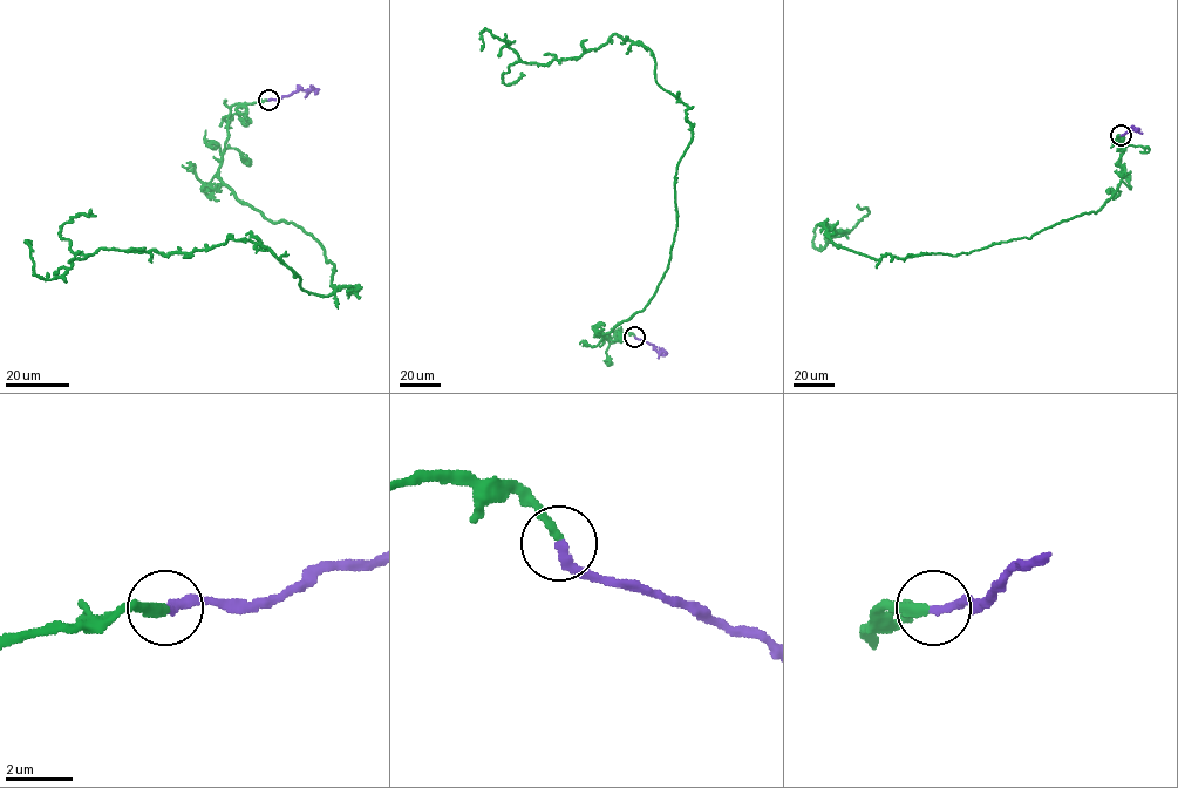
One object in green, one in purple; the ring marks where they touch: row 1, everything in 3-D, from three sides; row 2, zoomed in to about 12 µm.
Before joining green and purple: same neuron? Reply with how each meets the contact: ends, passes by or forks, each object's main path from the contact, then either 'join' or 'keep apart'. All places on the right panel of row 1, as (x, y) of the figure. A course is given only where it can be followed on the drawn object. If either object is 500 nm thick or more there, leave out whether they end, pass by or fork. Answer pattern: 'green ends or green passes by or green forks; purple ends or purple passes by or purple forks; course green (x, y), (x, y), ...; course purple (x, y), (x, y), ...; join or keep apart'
green ends; purple ends; course green (1121, 135), (1110, 198), (1029, 238), (876, 259), (824, 224), (849, 231), (816, 249), (814, 229), (835, 225); course purple (1121, 135), (1130, 128), (1138, 128), (1136, 131); join

